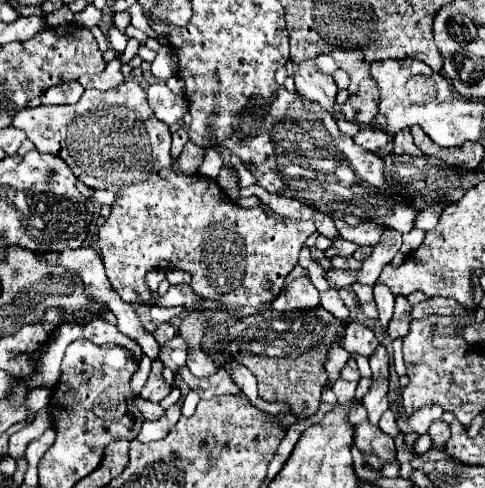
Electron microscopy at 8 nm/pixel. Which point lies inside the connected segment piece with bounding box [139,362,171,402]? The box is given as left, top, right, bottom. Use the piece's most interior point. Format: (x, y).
(155, 389)

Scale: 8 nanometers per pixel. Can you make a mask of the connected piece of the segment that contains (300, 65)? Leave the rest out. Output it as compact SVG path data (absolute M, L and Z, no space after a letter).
M307 58L307 60L297 60L295 62L295 86L297 92L303 98L315 100L321 104L323 110L335 114L337 112L337 104L335 104L335 94L337 94L337 86L333 82L333 76L323 74L317 68L315 58Z

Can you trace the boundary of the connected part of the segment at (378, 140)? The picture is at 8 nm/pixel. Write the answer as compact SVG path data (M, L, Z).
M361 128L359 134L353 138L355 144L359 144L359 146L371 150L371 152L383 148L389 140L391 140L389 134L385 134L385 132L377 132L377 130L373 130L373 128Z

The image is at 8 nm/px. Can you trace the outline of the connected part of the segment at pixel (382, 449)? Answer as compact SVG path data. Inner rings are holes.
M361 422L361 424L355 424L353 432L355 432L353 442L363 454L373 454L373 456L379 456L387 462L395 460L393 438L387 436L385 432L381 432L379 426L373 426L369 422Z

